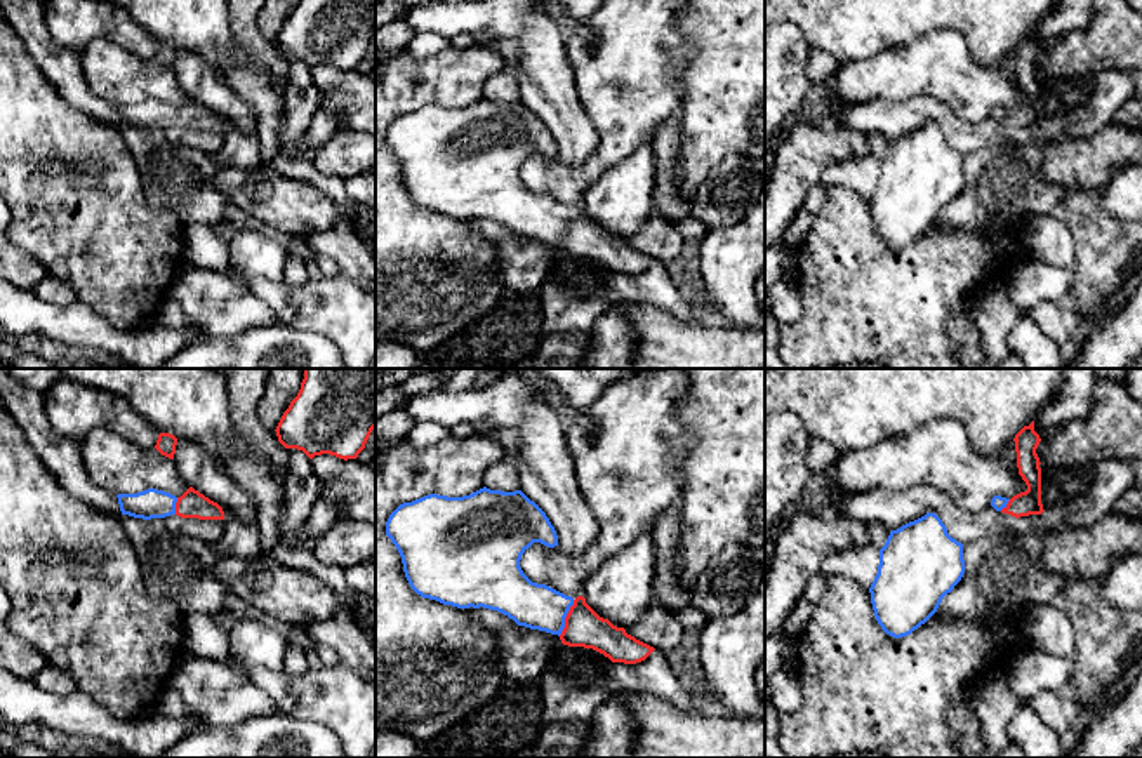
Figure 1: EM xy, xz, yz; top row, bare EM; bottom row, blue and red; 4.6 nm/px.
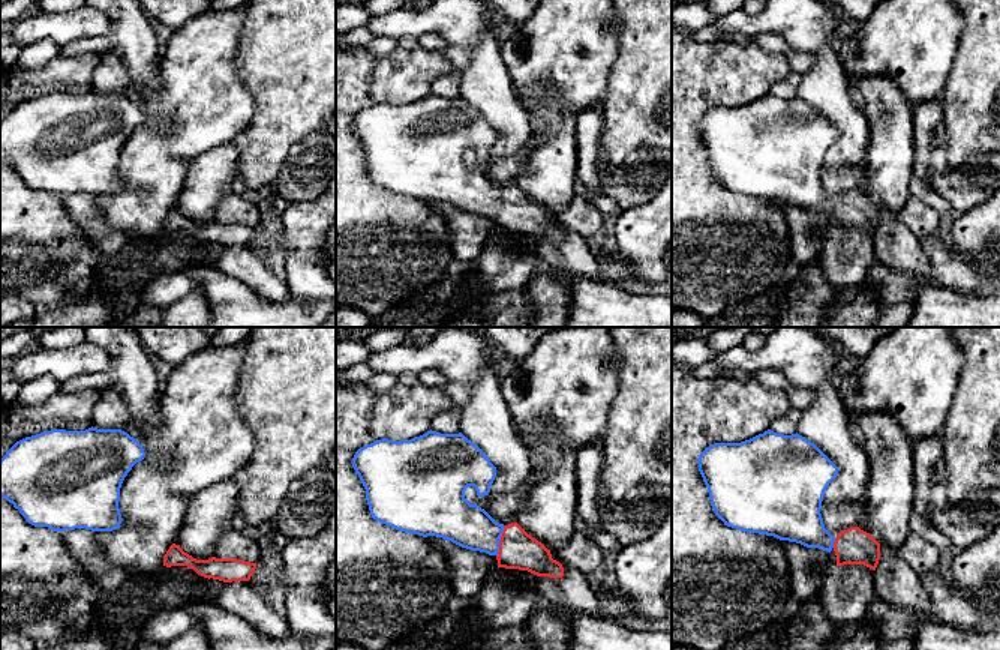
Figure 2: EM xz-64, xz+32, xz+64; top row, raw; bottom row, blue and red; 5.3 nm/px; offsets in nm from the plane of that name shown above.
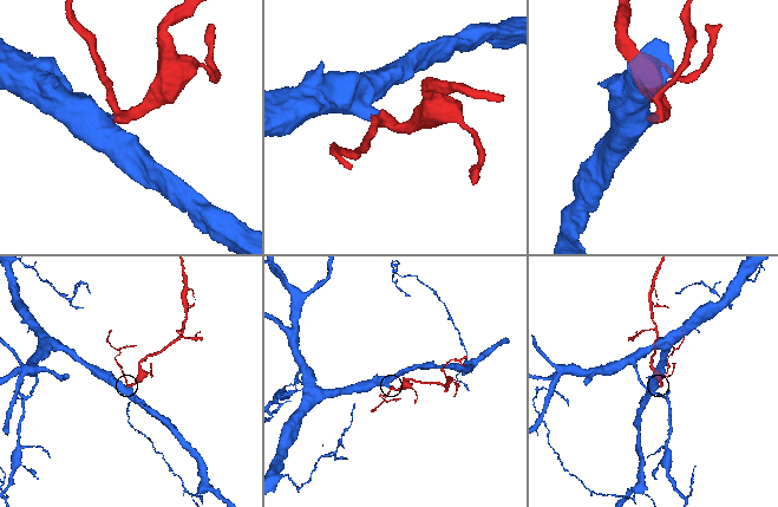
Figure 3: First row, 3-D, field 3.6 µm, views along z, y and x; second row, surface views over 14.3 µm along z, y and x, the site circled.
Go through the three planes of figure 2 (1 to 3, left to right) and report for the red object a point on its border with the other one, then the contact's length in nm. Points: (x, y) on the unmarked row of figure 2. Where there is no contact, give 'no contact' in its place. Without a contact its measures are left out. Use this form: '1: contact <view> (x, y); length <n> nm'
1: no contact
2: contact xz+32 (498, 204); length 180 nm
3: contact xz+64 (832, 207); length 50 nm

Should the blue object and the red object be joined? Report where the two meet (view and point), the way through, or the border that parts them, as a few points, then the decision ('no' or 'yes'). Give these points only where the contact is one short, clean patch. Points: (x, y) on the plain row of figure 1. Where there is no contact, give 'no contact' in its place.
xz (565, 226) | across xz (534, 216), (565, 226), (584, 239) | yes

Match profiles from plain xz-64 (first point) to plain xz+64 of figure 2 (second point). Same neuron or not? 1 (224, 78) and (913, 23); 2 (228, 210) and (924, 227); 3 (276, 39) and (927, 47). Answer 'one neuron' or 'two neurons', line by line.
1: one neuron
2: one neuron
3: two neurons

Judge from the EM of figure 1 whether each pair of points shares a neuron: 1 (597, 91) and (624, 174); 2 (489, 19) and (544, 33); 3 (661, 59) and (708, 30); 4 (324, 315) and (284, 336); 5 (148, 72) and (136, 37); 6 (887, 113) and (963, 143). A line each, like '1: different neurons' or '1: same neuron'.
1: different neurons
2: different neurons
3: different neurons
4: different neurons
5: different neurons
6: same neuron

